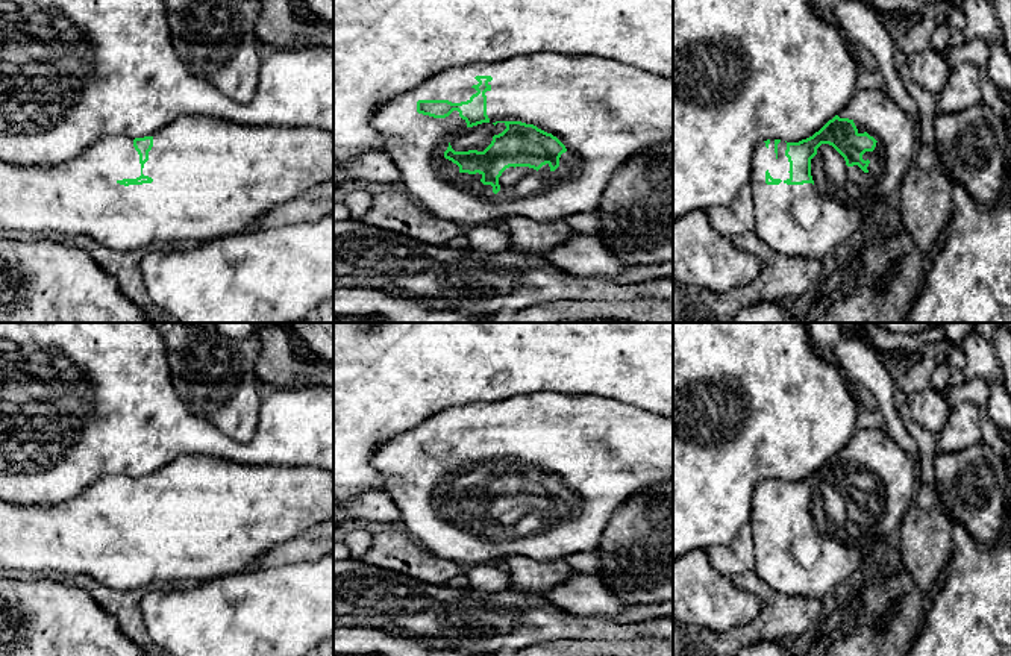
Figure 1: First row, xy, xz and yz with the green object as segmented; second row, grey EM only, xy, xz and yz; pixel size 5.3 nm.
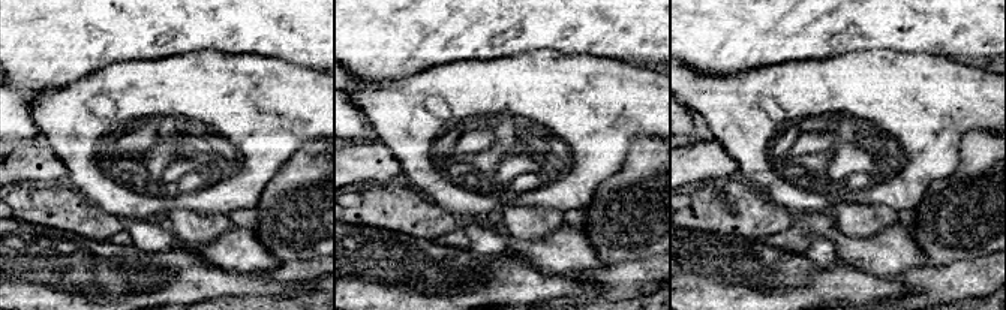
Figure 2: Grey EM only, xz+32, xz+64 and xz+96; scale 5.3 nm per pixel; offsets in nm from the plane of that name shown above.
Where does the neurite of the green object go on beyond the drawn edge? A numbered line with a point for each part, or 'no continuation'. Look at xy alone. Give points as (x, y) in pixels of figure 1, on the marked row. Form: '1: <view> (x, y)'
1: xy (211, 178)

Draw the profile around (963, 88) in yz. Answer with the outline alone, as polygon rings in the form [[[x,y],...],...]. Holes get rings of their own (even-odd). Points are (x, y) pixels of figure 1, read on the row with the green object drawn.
[[[972,62],[955,67],[937,95],[937,112],[961,112],[982,102],[981,74],[982,71]]]

